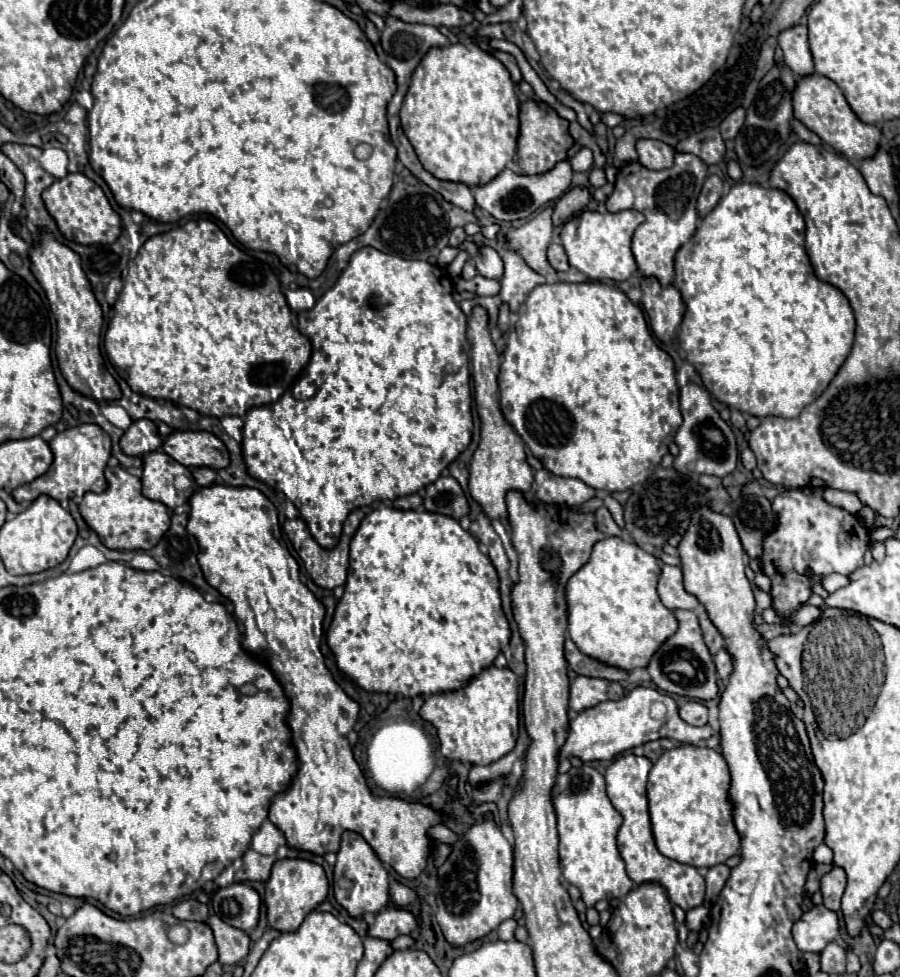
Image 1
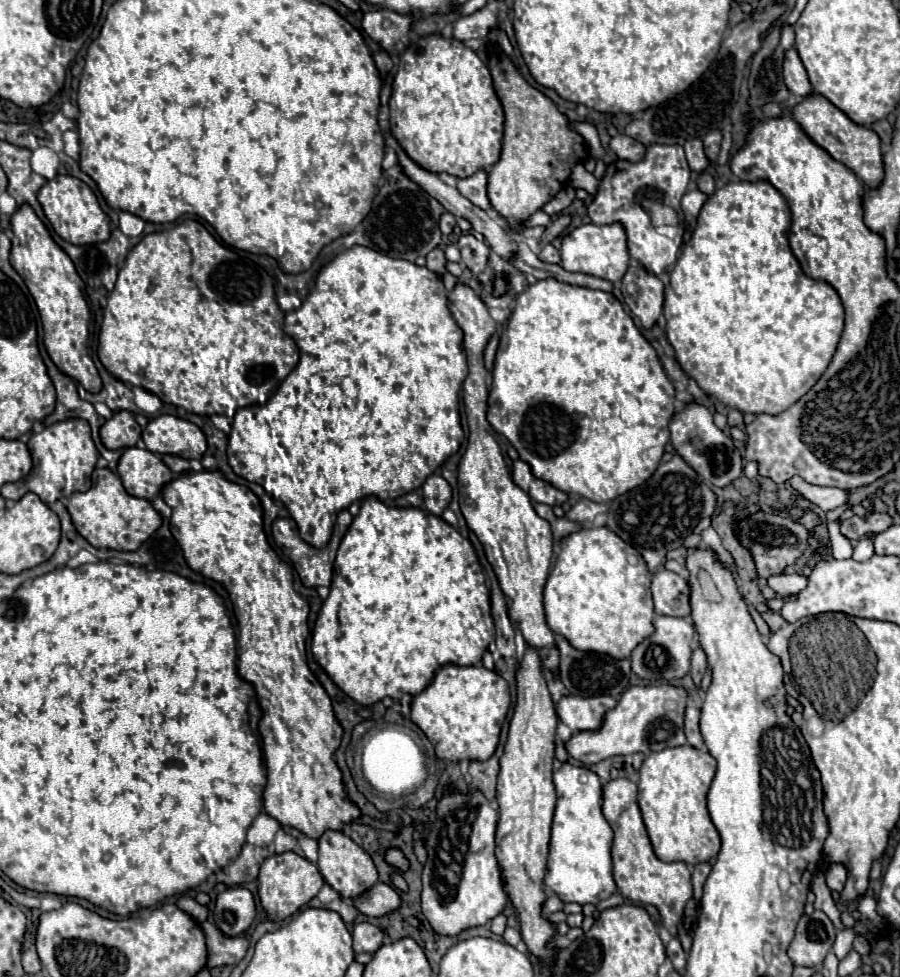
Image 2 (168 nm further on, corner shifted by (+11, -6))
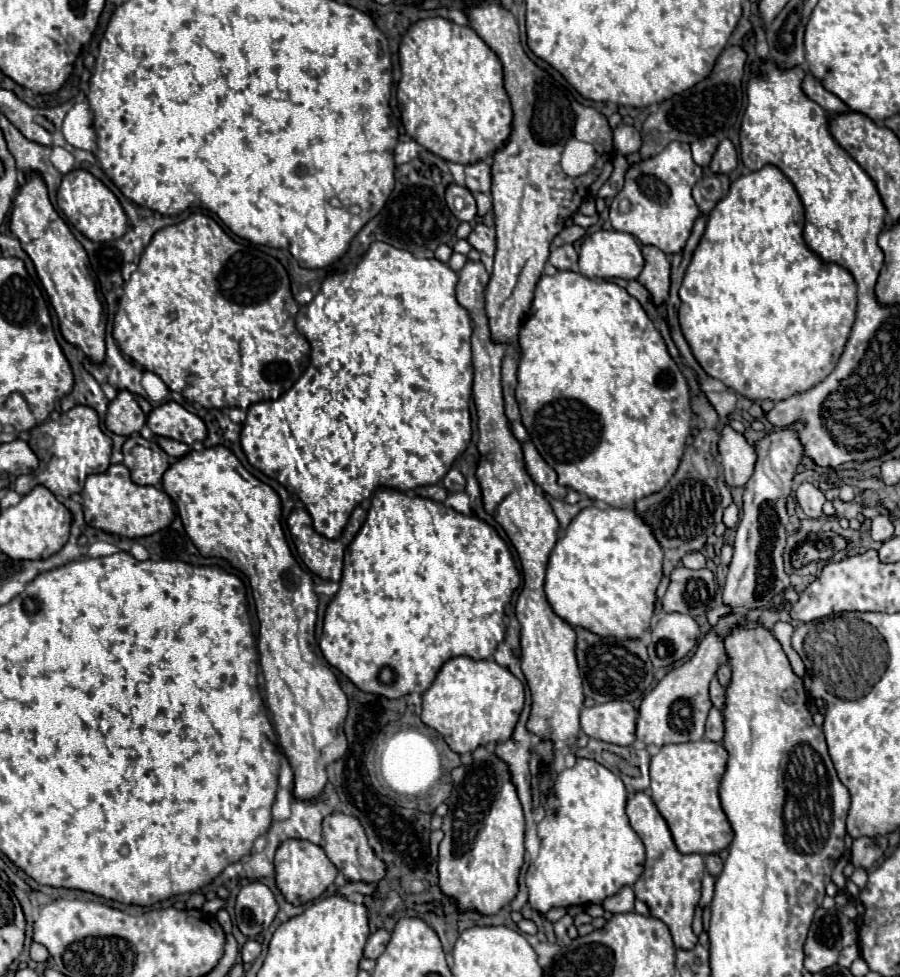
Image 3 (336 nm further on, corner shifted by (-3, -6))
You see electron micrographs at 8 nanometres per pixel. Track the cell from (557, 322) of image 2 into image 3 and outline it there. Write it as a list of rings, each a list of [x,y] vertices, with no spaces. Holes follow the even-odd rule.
[[[557,270],[553,276],[541,276],[541,280],[535,286],[535,298],[529,314],[525,316],[525,322],[519,332],[519,344],[521,344],[521,358],[519,358],[519,370],[517,370],[517,402],[521,408],[521,422],[529,432],[531,442],[543,456],[543,460],[557,472],[559,484],[577,490],[579,494],[589,496],[591,500],[607,502],[607,506],[613,508],[631,508],[633,502],[651,496],[655,492],[661,492],[671,476],[675,474],[679,460],[683,456],[685,440],[691,432],[691,406],[689,406],[689,386],[675,364],[675,360],[669,356],[667,346],[653,326],[653,322],[647,318],[645,310],[641,304],[627,294],[625,288],[617,286],[615,282],[605,282],[605,280],[591,280],[585,278],[579,272],[573,270]]]

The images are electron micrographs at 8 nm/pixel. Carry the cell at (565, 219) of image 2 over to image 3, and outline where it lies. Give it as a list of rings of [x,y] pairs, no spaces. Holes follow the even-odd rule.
[[[571,224],[567,226],[565,230],[561,230],[555,240],[553,240],[553,246],[563,246],[563,244],[573,244],[577,240],[581,240],[585,236],[585,228],[577,226],[577,224]]]

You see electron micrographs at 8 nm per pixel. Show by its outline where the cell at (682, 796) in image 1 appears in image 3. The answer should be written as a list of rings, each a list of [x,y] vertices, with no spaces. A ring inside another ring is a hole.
[[[711,740],[665,744],[651,758],[651,800],[667,820],[677,850],[683,854],[719,854],[733,840],[731,824],[719,802],[719,780],[725,764],[725,746]]]

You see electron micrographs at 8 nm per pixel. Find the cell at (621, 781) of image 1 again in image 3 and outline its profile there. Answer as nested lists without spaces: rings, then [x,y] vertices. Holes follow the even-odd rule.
[[[633,794],[627,802],[627,816],[631,828],[639,834],[639,838],[645,844],[647,850],[647,862],[645,862],[645,872],[641,874],[639,882],[633,884],[633,892],[637,900],[645,902],[649,908],[649,914],[653,918],[659,918],[661,922],[667,924],[671,930],[675,948],[681,950],[691,950],[697,944],[697,936],[693,934],[693,914],[695,906],[701,898],[701,878],[705,874],[705,862],[701,854],[681,854],[675,848],[673,836],[669,832],[669,826],[665,818],[659,814],[657,806],[653,800],[645,794]]]

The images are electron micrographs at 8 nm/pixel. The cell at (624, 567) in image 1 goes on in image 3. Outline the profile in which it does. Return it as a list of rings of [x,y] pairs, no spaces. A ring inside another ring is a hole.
[[[583,508],[557,540],[545,578],[545,594],[555,614],[559,614],[571,626],[583,626],[599,636],[615,638],[641,638],[651,628],[651,616],[655,606],[655,590],[661,582],[663,548],[649,524],[643,522],[635,508]]]

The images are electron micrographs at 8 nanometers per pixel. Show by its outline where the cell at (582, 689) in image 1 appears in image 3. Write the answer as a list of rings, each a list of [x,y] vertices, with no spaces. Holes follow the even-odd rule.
[[[613,700],[583,708],[581,728],[589,738],[597,738],[617,746],[633,746],[637,710],[629,702]]]

